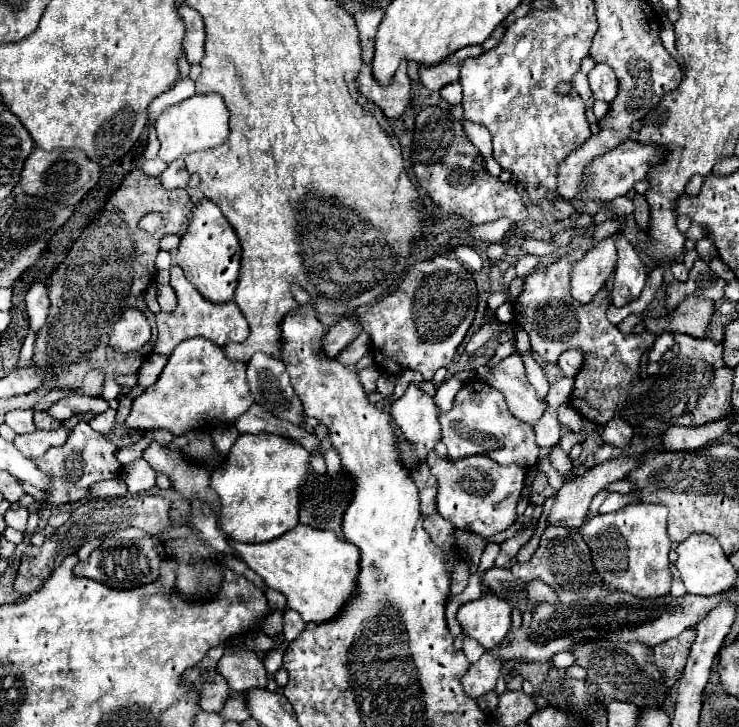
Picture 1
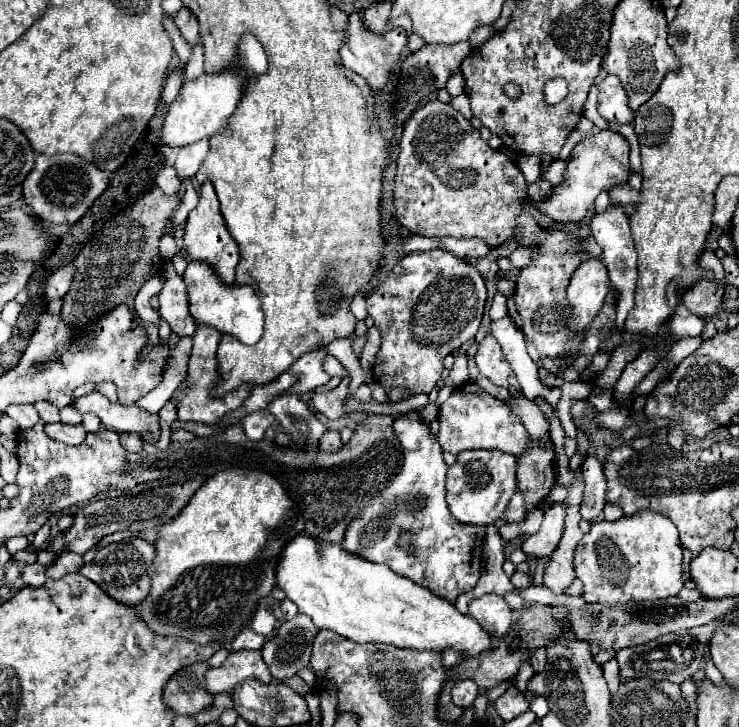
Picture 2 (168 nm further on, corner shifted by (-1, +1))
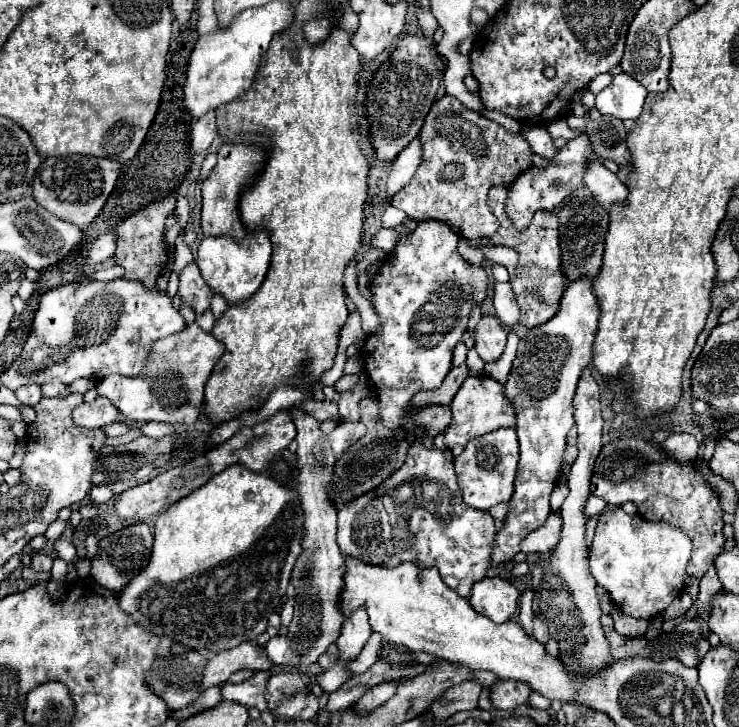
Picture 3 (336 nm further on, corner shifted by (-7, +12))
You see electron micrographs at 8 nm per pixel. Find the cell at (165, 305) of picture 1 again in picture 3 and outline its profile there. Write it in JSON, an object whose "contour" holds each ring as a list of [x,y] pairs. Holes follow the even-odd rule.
{"contour":[[[192,262],[188,264],[180,274],[178,274],[180,286],[178,286],[178,296],[182,298],[184,304],[188,304],[196,314],[202,314],[210,308],[212,300],[212,290],[208,284],[204,284],[204,278],[200,276],[198,266]]]}

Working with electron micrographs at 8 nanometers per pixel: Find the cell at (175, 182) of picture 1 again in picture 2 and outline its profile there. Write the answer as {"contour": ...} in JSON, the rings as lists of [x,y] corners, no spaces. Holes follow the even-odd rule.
{"contour":[[[200,139],[194,145],[186,145],[186,147],[178,149],[176,163],[174,163],[174,169],[176,169],[178,177],[180,179],[194,177],[206,155],[208,155],[208,139]]]}

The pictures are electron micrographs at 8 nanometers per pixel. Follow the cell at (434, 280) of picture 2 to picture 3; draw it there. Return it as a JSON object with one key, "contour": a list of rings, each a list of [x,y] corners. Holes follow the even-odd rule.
{"contour":[[[426,220],[418,222],[416,230],[400,240],[396,250],[390,256],[390,262],[382,264],[374,282],[368,286],[374,294],[374,308],[380,314],[380,328],[366,338],[360,356],[364,360],[364,370],[368,372],[368,378],[376,390],[376,396],[380,400],[380,416],[382,422],[388,428],[404,428],[408,432],[408,440],[416,440],[414,426],[410,426],[410,420],[416,422],[416,428],[424,428],[422,442],[428,446],[434,446],[434,436],[438,432],[444,432],[450,424],[450,408],[422,408],[418,412],[410,412],[408,404],[412,396],[420,390],[434,390],[442,384],[444,376],[452,368],[452,350],[462,340],[462,334],[468,328],[468,318],[472,314],[472,308],[476,304],[482,304],[488,296],[488,288],[492,284],[490,276],[486,276],[486,270],[482,266],[468,264],[460,252],[456,250],[458,236],[448,228],[448,224],[440,220]]]}

